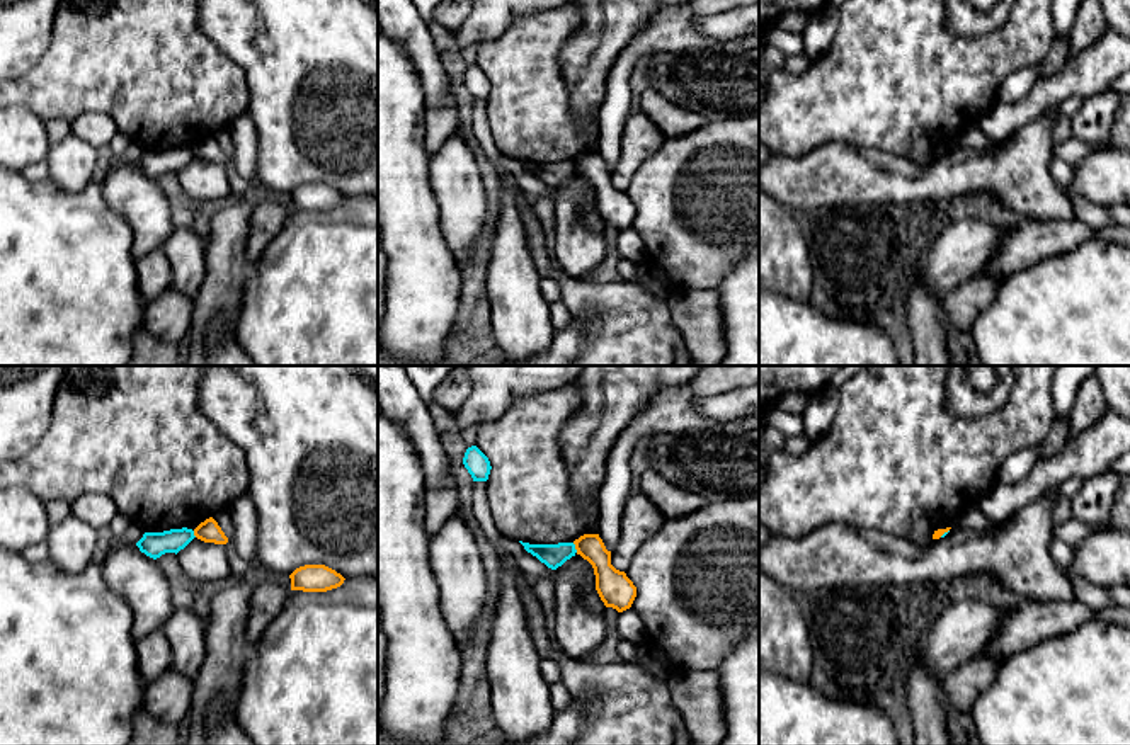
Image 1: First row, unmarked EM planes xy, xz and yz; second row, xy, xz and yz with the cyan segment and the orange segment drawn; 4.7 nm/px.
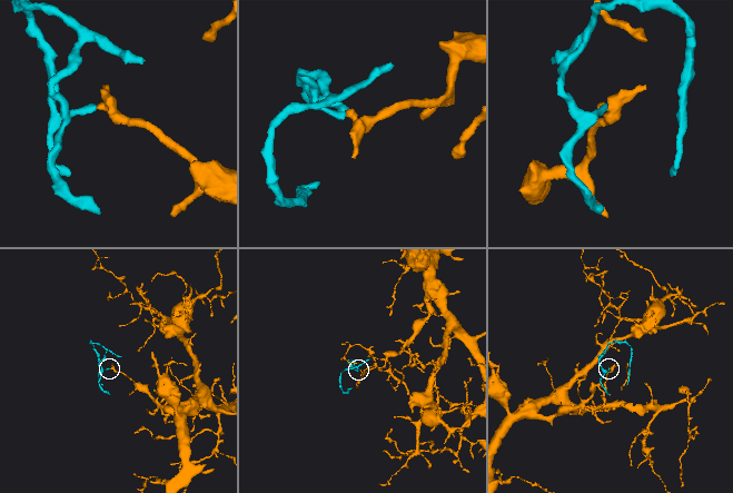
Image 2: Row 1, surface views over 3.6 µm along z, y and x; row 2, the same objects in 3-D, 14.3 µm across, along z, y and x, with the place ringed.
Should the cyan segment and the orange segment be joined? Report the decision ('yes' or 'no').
no

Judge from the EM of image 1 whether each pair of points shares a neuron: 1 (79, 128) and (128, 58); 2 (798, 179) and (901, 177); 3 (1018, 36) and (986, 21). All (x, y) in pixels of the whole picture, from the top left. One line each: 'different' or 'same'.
1: different
2: same
3: different

